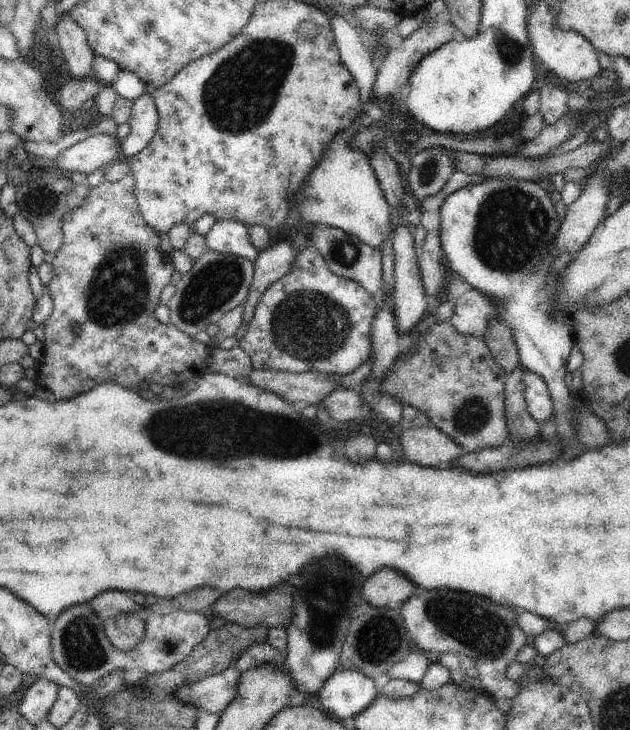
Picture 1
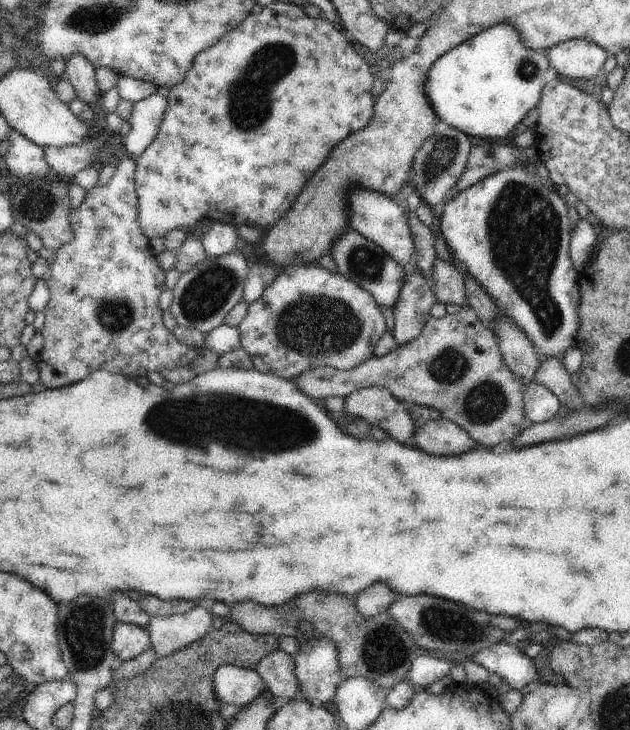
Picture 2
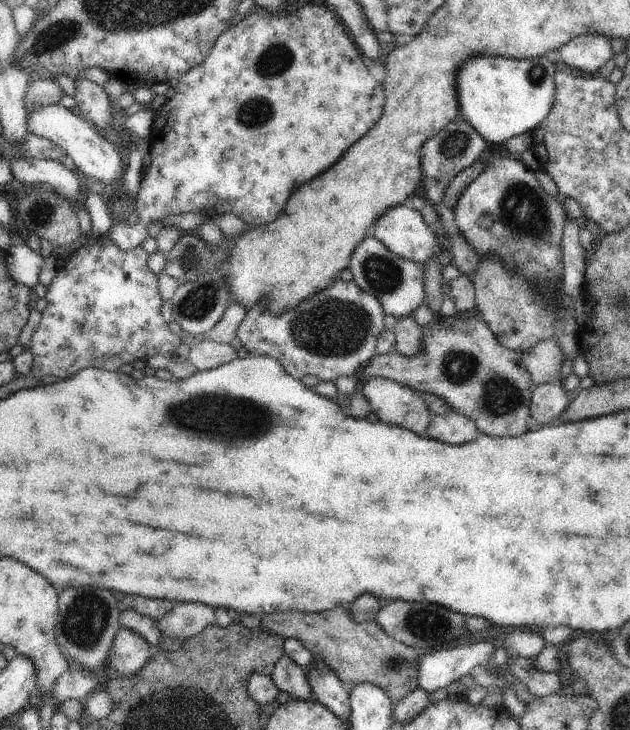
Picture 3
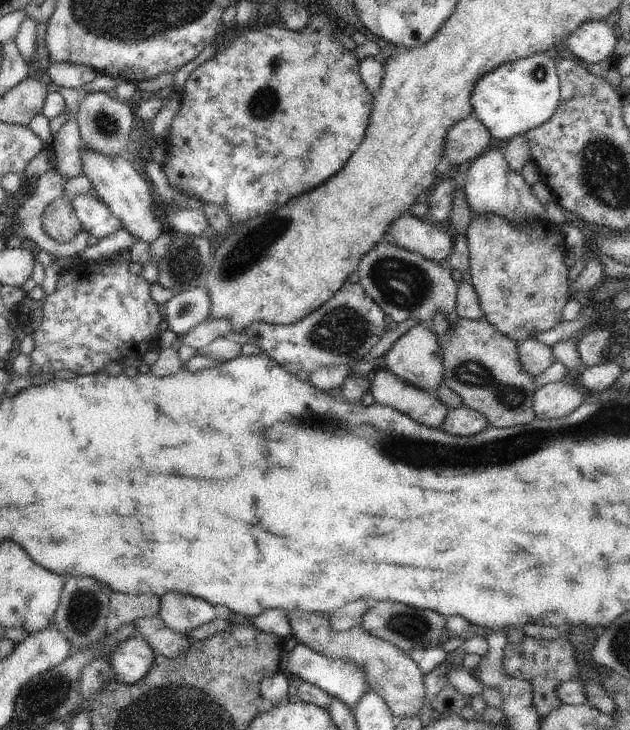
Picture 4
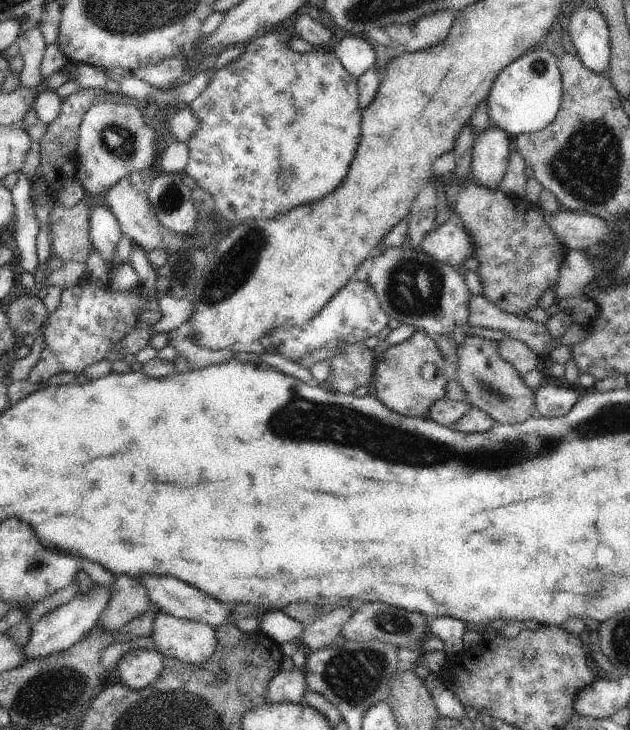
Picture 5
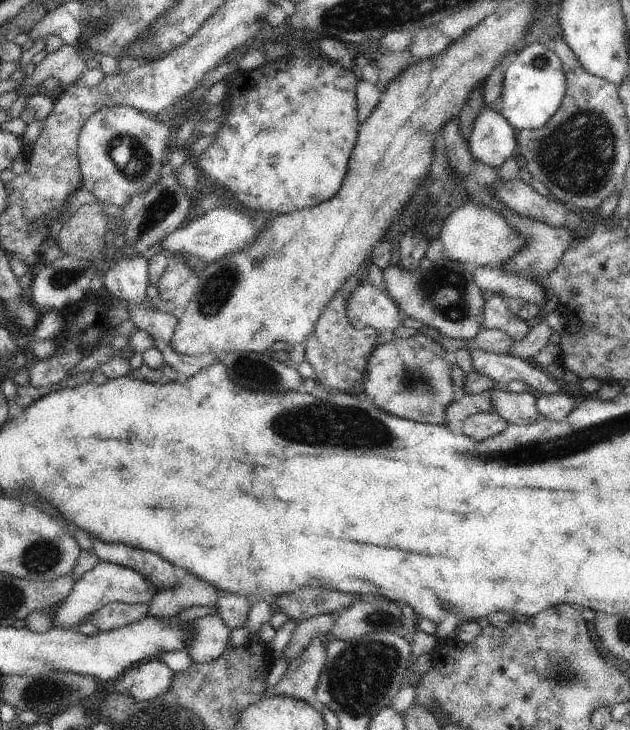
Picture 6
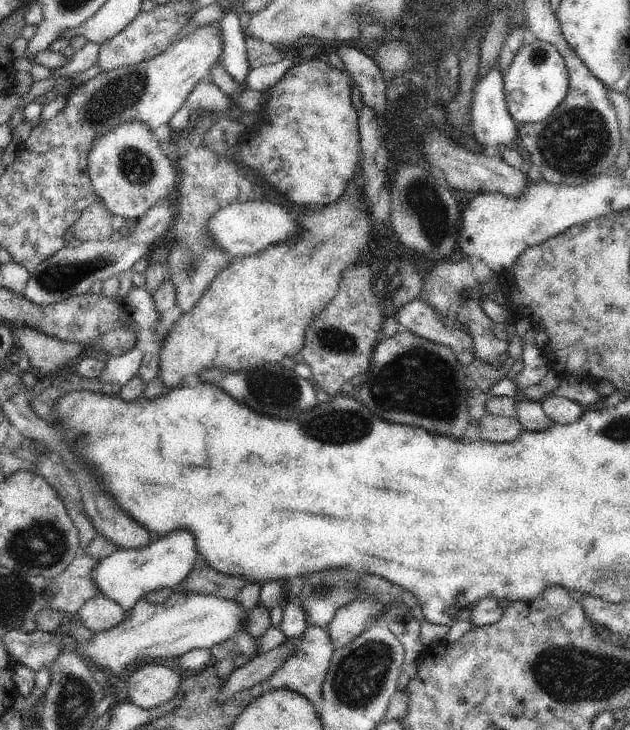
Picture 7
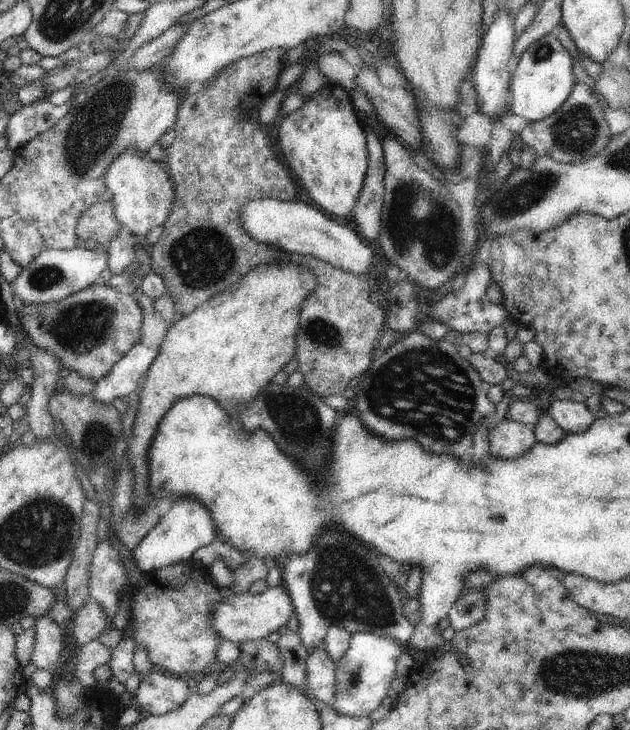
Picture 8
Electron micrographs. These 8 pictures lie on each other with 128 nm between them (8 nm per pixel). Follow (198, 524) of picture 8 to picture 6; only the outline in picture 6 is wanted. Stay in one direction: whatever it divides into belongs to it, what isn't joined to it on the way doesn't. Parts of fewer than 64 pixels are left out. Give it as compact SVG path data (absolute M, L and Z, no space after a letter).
M100 561L92 570L84 573L82 577L75 582L72 592L68 594L68 598L54 607L50 613L52 614L52 628L62 628L62 630L77 629L80 624L84 624L88 620L90 614L98 612L100 608L108 606L113 602L124 602L126 604L146 604L154 598L154 590L140 572L134 572L132 568L124 568L118 566L114 562Z

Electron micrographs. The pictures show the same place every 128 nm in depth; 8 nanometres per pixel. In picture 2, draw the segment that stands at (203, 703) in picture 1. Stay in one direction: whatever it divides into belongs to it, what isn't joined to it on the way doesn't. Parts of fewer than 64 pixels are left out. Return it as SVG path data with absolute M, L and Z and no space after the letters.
M234 664L216 670L212 688L220 704L241 707L268 690L266 683L254 669L243 669Z

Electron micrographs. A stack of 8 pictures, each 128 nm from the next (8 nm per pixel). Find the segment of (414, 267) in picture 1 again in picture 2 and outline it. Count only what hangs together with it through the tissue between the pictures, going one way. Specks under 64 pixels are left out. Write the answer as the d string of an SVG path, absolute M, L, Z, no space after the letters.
M418 268L402 276L400 296L393 306L392 334L399 347L418 338L426 323L433 318L430 312L436 303L437 296L430 281Z

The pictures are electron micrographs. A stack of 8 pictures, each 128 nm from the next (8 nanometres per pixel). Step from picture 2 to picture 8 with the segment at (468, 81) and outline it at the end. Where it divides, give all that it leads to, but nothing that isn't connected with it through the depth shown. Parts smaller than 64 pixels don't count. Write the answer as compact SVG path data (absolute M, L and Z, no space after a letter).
M554 31L550 32L536 42L532 42L524 50L520 62L511 72L509 80L509 94L512 97L512 100L509 100L511 114L518 114L530 122L544 120L568 100L574 84L576 84L576 77L572 56L560 44L557 34Z

